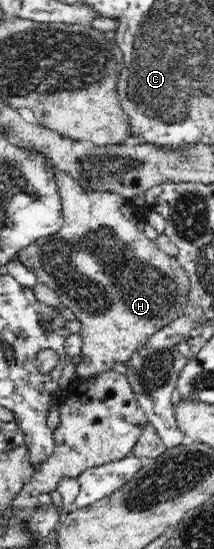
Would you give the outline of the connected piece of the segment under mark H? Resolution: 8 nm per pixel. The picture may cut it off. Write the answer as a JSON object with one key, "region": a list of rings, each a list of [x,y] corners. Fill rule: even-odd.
{"region":[[[56,170],[54,177],[64,224],[50,238],[39,239],[20,250],[16,260],[36,275],[37,283],[46,284],[54,290],[62,306],[70,308],[76,320],[82,323],[79,334],[83,359],[75,365],[75,371],[76,379],[88,380],[100,376],[100,372],[112,370],[118,362],[127,366],[138,346],[146,344],[150,336],[184,316],[190,281],[177,258],[161,251],[156,240],[150,240],[144,235],[146,222],[137,202],[112,192],[88,190],[67,172]]]}

